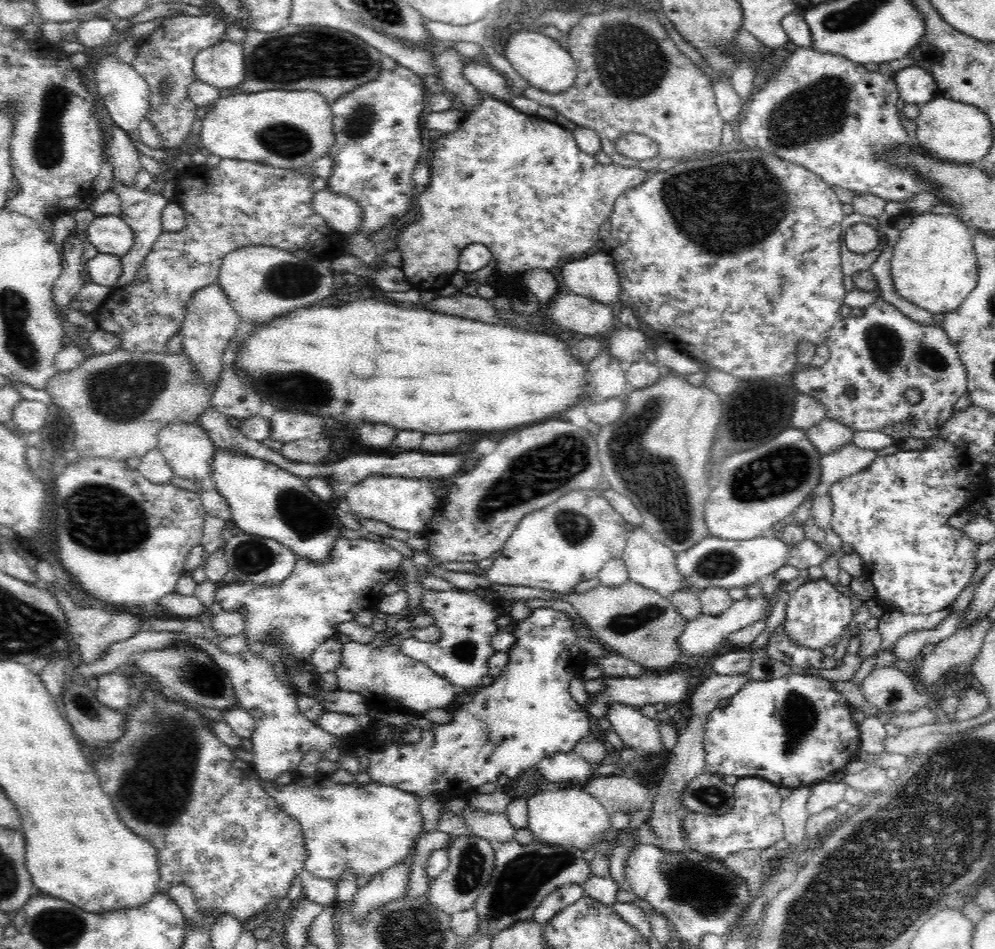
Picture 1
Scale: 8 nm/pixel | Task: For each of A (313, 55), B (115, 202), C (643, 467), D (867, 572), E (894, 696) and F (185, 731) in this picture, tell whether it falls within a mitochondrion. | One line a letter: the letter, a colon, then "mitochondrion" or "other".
A: mitochondrion
B: other
C: mitochondrion
D: other
E: mitochondrion
F: mitochondrion

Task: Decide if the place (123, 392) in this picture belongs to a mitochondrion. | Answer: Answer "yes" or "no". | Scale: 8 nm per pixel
yes

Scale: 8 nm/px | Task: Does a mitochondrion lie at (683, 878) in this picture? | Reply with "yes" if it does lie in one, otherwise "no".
yes

